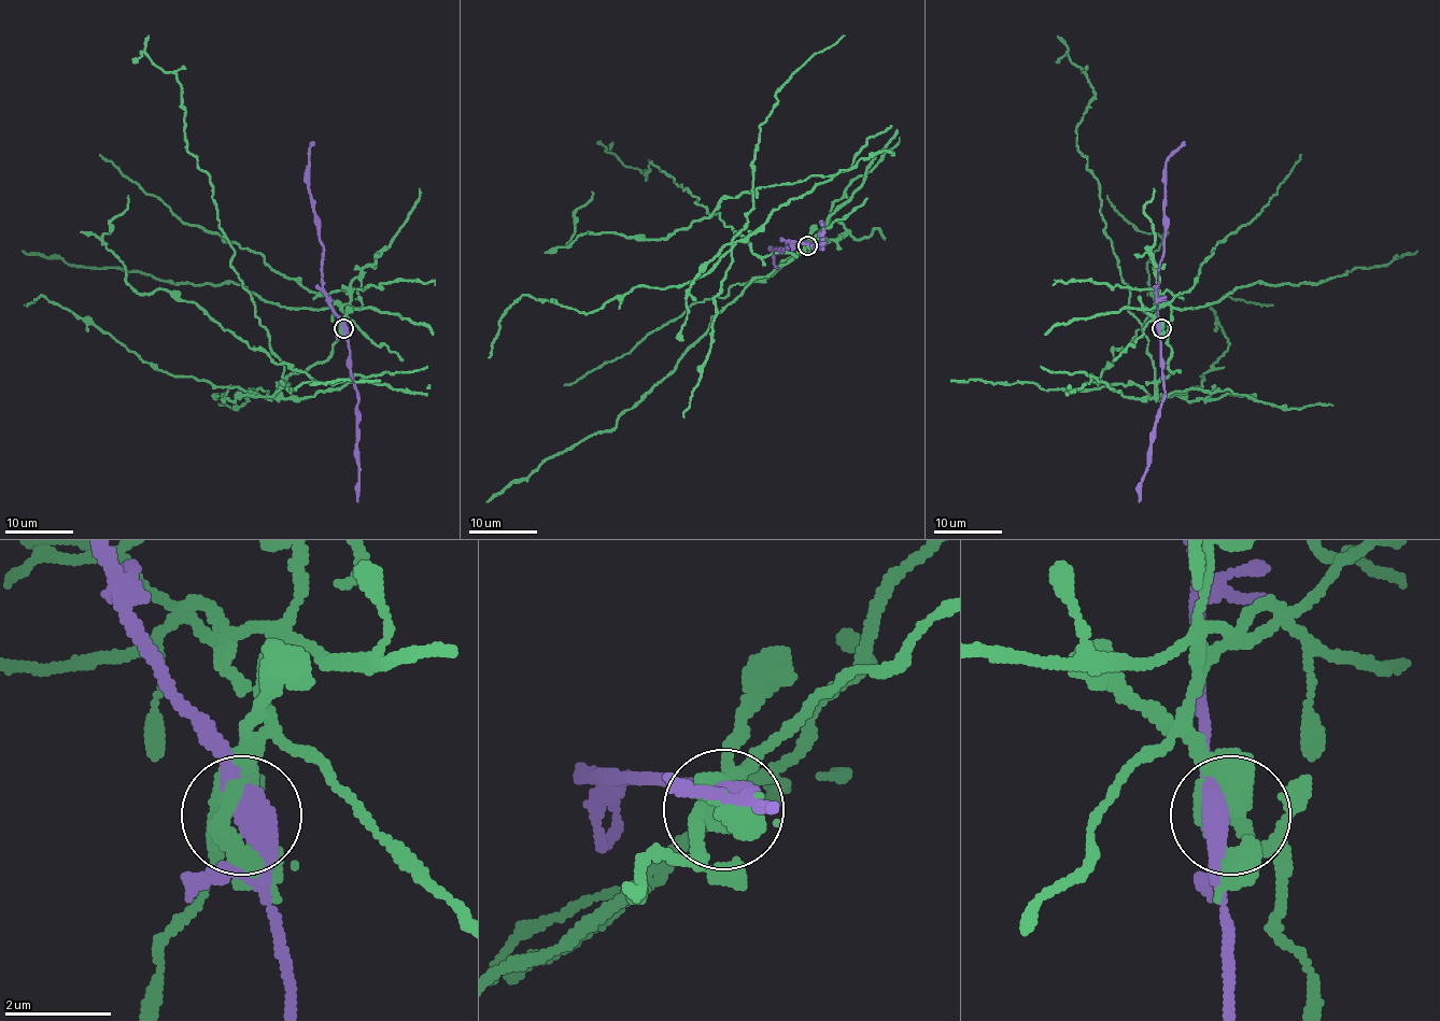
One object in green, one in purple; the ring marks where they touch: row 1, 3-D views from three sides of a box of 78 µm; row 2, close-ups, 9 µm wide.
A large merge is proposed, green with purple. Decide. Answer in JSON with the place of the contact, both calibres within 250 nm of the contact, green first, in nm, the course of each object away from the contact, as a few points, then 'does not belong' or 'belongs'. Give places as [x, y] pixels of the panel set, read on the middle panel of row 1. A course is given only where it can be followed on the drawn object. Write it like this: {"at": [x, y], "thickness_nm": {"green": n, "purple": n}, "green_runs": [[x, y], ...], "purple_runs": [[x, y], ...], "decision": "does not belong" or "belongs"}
{"at": [807, 245], "thickness_nm": {"green": 320, "purple": 440}, "green_runs": [[808, 245], [759, 257], [745, 240], [829, 176], [724, 197], [664, 238], [588, 231], [567, 246], [593, 192]], "purple_runs": [[808, 245], [804, 242], [786, 242], [788, 249], [772, 250], [777, 269]], "decision": "does not belong"}

